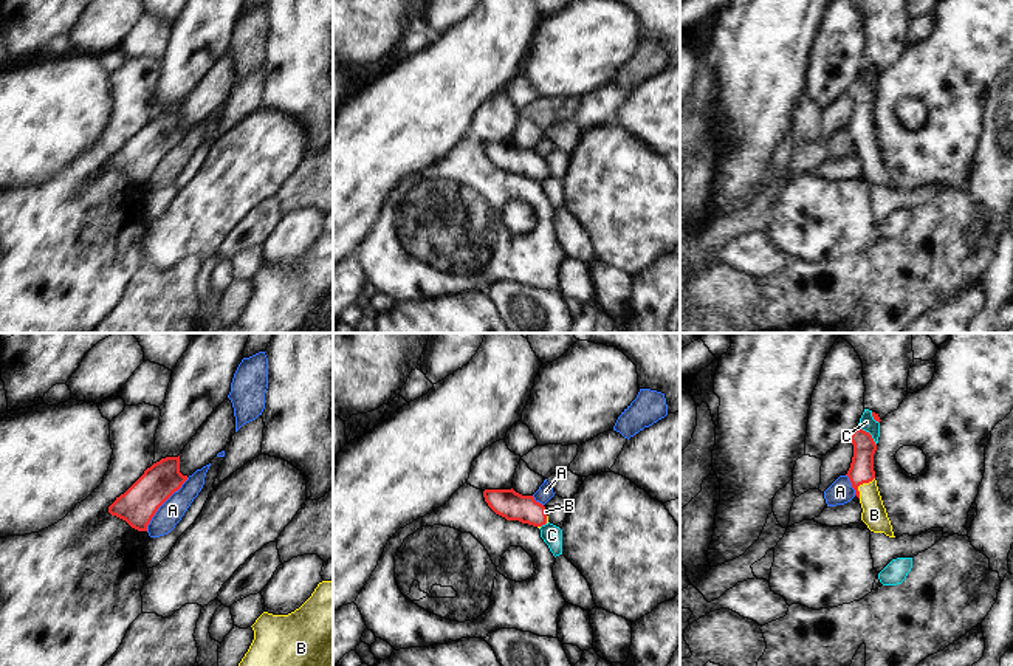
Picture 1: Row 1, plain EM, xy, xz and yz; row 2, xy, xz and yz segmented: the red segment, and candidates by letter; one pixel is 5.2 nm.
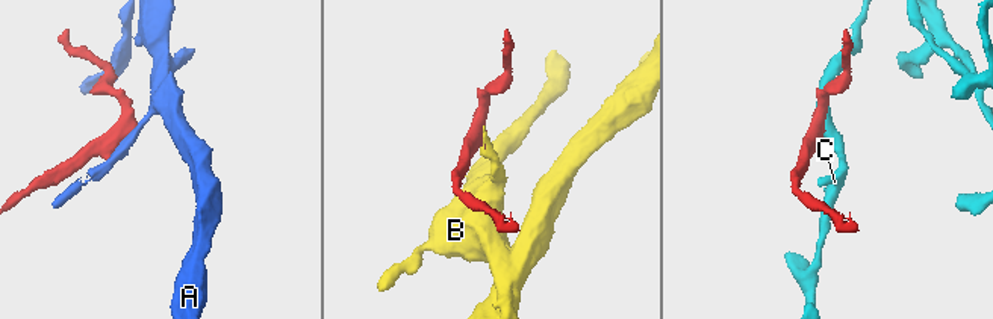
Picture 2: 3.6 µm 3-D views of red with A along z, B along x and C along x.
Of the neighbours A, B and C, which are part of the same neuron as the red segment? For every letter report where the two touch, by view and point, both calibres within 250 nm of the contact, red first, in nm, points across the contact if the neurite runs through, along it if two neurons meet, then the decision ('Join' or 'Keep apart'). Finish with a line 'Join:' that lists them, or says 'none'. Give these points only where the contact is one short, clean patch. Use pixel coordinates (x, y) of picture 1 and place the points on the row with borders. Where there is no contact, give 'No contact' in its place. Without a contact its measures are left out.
A: Touches red at xy (163, 502). Thickness 190 nm (red) against 120 nm. Boundary: xy (188, 477), (158, 508), (146, 530). Keep apart
B: Touches red at yz (860, 484). Thickness 130 nm (red) against 130 nm. Path across: yz (861, 471), (860, 484), (869, 496), (874, 514). Join
C: Touches red at yz (869, 434). Thickness 130 nm (red) against 80 nm. Boundary: yz (857, 428), (868, 432), (875, 445). Keep apart
Join: B.

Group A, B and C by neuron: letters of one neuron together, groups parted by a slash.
A / B / C

